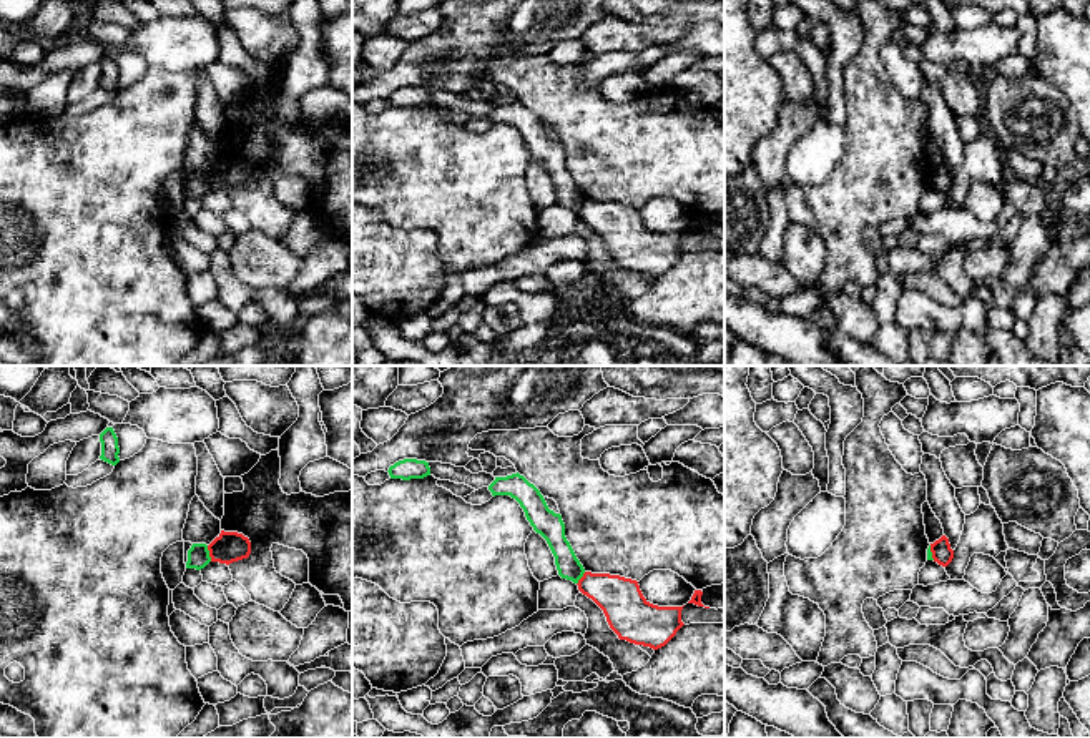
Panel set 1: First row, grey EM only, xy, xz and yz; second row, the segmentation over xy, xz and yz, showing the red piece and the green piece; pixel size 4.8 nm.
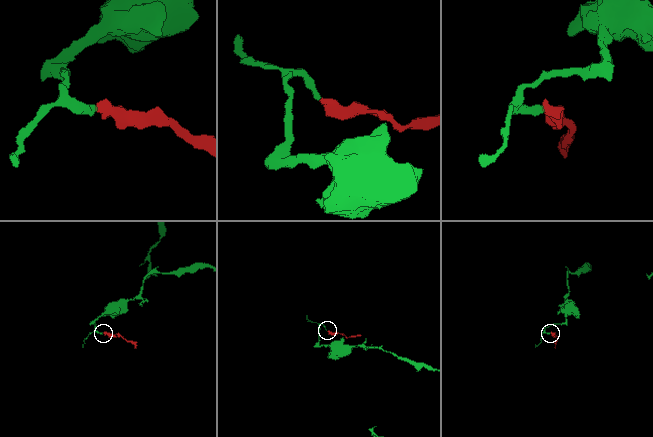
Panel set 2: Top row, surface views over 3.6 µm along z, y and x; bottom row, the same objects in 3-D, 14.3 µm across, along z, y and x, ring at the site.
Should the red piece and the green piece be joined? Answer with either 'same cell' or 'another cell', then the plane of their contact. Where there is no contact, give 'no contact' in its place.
another cell | xy

